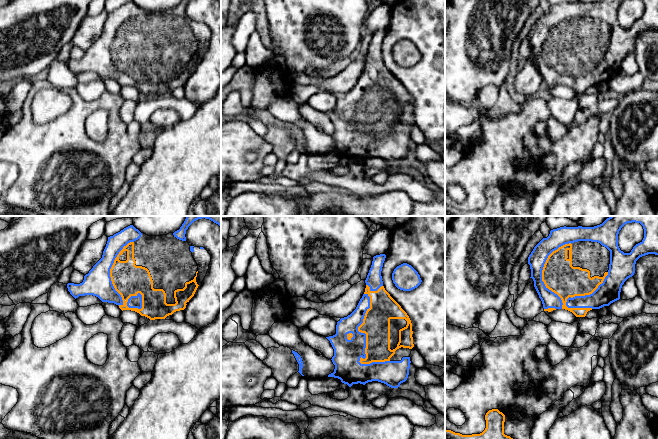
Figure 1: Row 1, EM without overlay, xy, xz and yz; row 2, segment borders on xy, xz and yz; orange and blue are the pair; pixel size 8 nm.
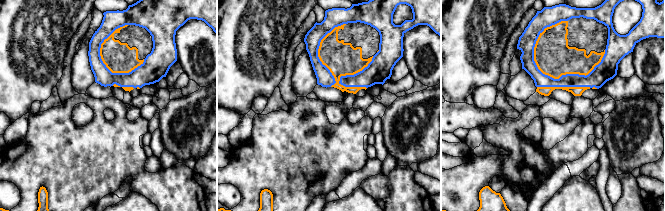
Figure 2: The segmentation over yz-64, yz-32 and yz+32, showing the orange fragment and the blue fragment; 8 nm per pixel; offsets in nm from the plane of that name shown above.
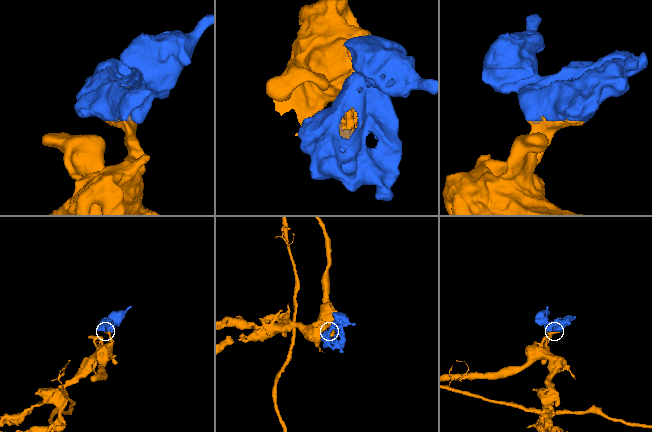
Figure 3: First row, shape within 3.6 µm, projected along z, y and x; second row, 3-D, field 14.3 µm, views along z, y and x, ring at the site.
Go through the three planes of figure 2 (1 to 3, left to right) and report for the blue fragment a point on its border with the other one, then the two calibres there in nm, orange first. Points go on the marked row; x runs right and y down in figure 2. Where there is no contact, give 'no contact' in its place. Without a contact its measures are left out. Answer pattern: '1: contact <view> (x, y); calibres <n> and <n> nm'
1: contact yz-64 (101, 45); calibres 240 and 160 nm
2: contact yz-32 (318, 51); calibres 260 and 130 nm
3: contact yz+32 (570, 73); calibres 300 and 150 nm

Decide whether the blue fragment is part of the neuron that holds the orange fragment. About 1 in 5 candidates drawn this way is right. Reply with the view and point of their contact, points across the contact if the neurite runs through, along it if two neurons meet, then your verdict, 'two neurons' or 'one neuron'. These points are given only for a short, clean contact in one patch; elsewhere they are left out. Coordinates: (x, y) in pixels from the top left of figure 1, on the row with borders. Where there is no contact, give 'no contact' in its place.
meets orange in xz at (366, 342); one neuron

